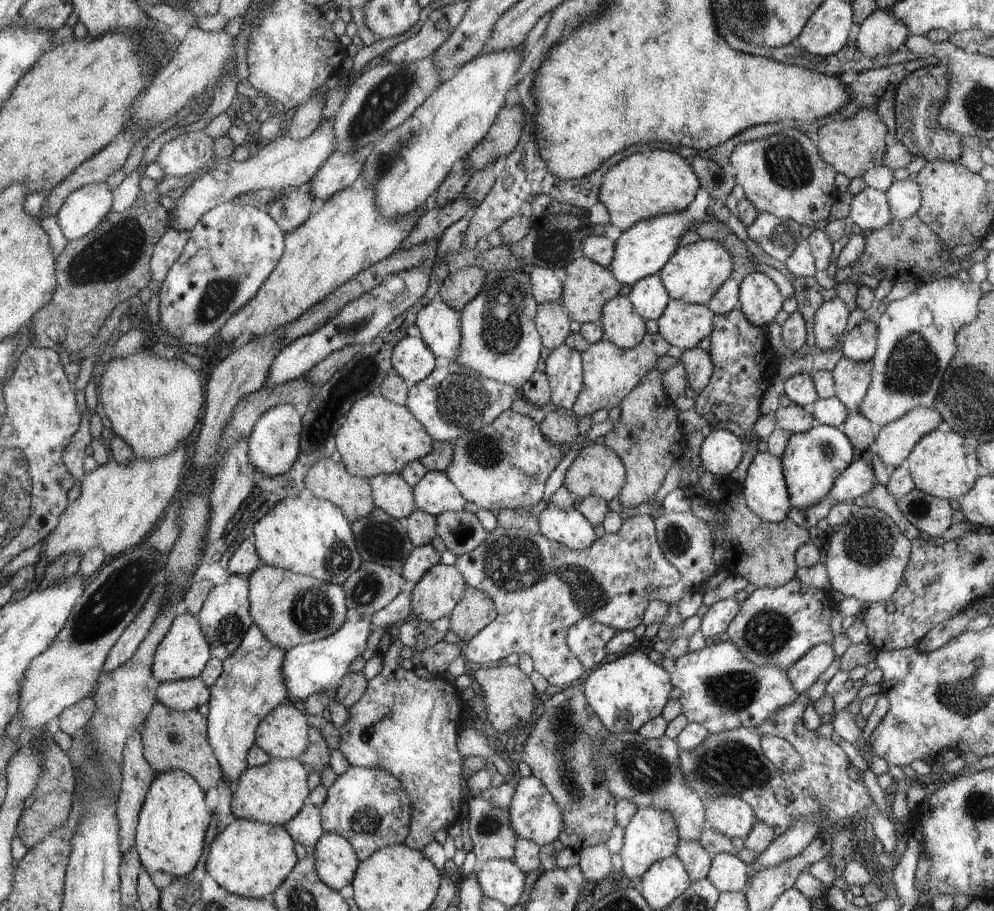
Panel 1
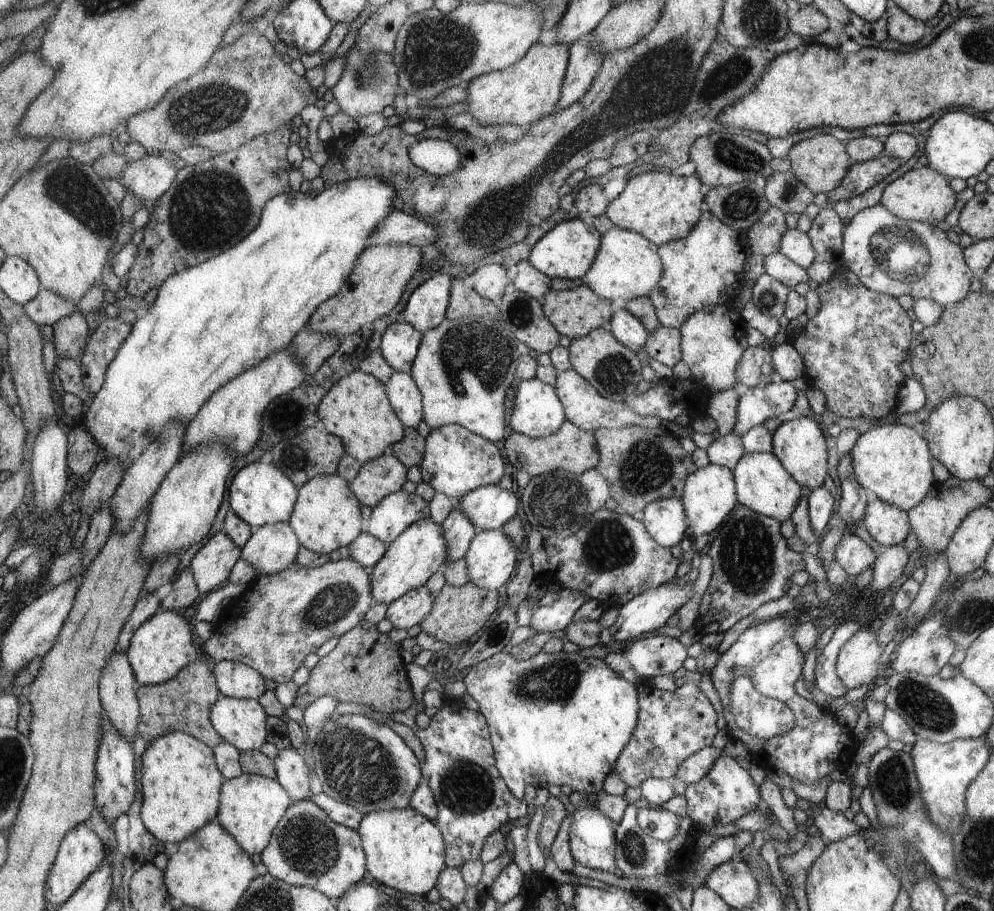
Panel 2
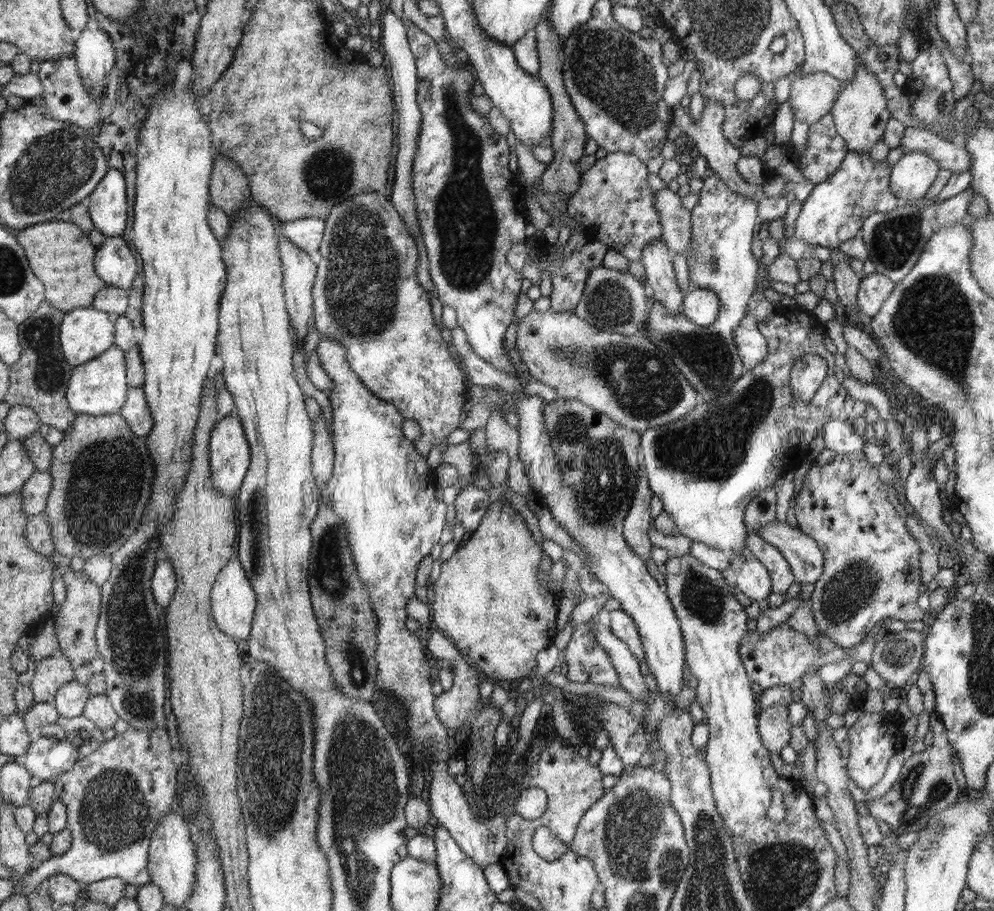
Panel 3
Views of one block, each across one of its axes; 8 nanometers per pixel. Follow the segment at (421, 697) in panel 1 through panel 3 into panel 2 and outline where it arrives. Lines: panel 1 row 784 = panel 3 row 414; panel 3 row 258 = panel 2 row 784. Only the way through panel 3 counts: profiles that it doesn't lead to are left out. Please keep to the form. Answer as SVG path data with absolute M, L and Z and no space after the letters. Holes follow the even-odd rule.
M334 714L324 722L324 727L318 735L318 740L312 749L314 752L314 775L322 782L322 789L327 796L340 803L351 805L363 815L390 811L393 809L406 809L410 806L411 797L416 791L416 786L422 778L420 762L414 752L406 746L406 742L386 724L360 714Z

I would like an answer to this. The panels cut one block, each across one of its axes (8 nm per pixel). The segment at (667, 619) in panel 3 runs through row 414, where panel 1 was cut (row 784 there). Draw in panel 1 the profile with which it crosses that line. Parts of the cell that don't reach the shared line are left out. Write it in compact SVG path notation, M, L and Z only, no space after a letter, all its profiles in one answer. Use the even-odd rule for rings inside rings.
M534 775L519 780L512 802L507 809L512 828L519 838L535 842L539 847L552 845L564 828L562 811L558 803L554 800L551 791L542 784L539 777Z

